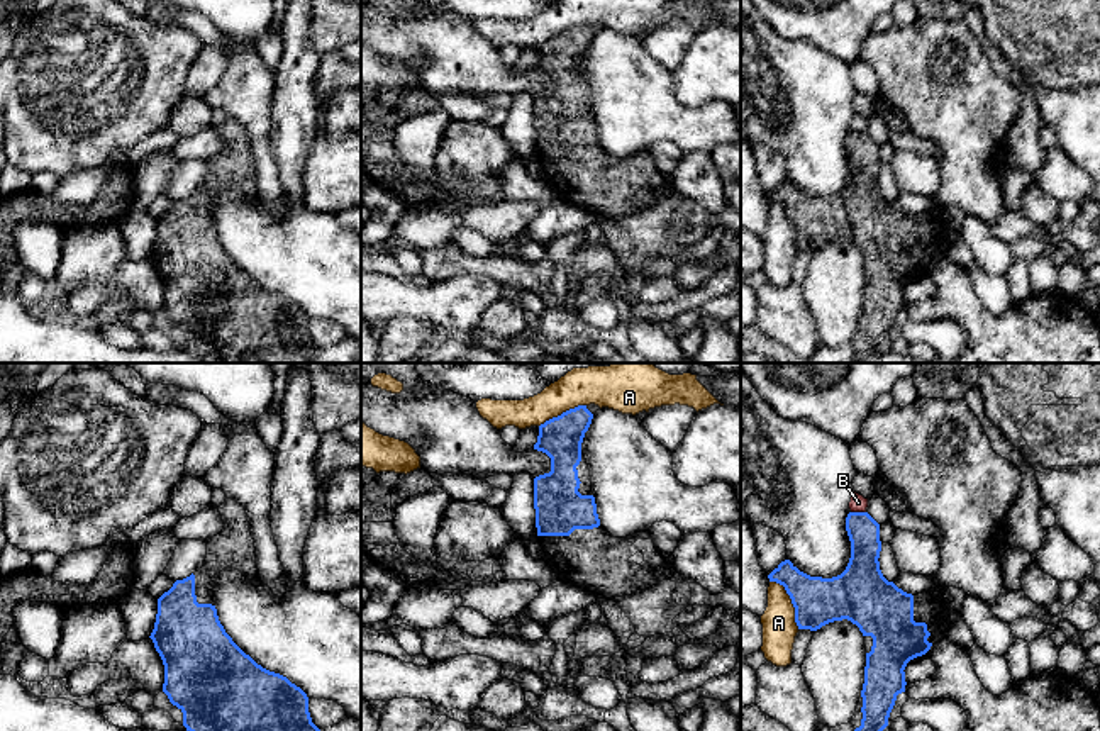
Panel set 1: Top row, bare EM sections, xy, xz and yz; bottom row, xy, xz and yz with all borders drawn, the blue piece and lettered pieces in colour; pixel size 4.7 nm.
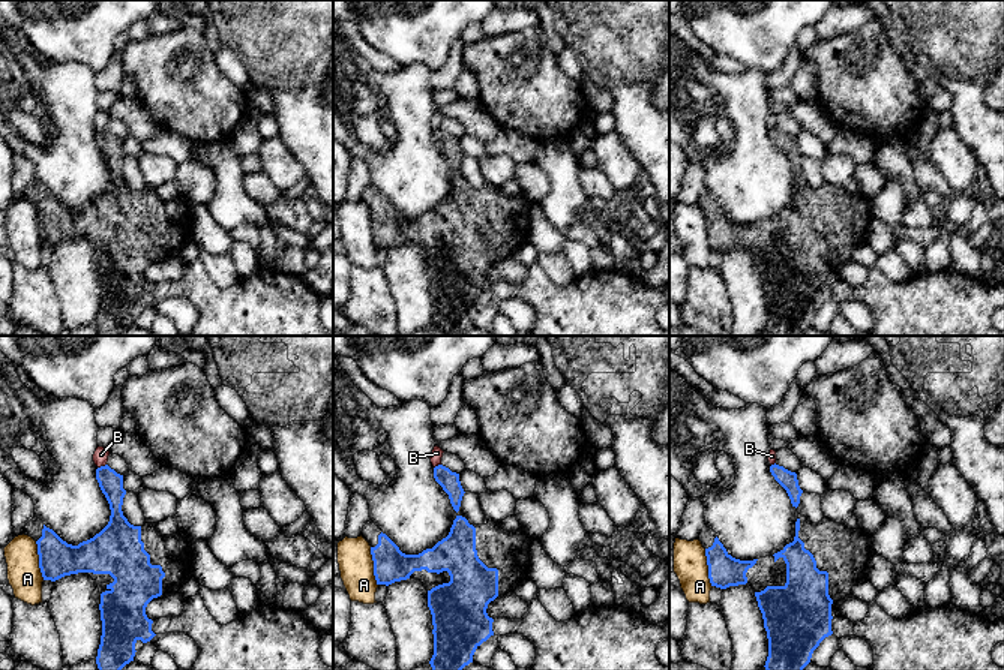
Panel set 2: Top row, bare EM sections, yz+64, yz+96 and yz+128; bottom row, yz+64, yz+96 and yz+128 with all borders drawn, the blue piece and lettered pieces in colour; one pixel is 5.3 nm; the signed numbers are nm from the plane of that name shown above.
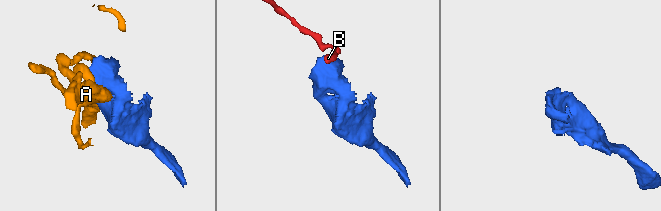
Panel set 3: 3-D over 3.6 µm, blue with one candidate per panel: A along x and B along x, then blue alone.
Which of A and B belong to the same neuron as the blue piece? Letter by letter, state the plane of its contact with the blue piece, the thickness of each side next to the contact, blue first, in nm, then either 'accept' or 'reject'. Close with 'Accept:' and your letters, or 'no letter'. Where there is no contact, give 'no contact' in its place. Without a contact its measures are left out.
A: yz | 220/160 nm | reject
B: yz | 150/80 nm | reject
Accept: no letter

